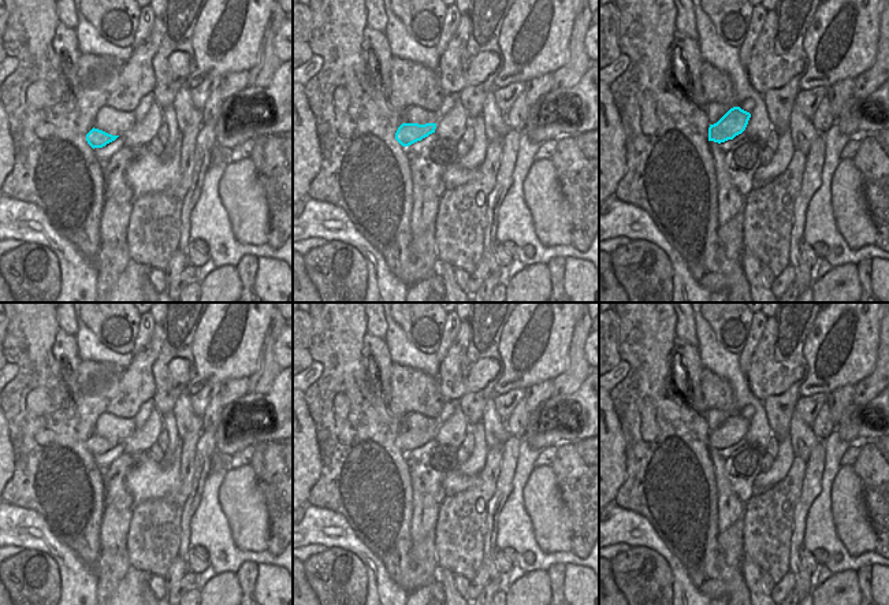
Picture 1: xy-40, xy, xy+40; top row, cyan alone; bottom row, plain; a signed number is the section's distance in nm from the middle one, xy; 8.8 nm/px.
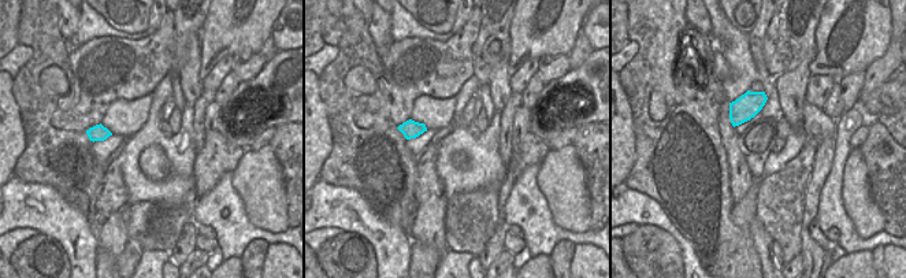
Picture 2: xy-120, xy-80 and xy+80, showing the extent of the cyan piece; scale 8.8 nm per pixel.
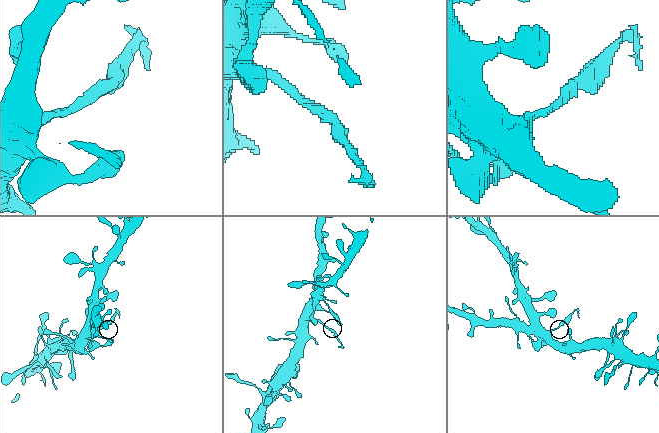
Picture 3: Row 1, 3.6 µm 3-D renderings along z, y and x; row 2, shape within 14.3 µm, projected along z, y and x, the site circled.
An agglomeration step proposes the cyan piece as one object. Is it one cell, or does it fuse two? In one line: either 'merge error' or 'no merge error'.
merge error

